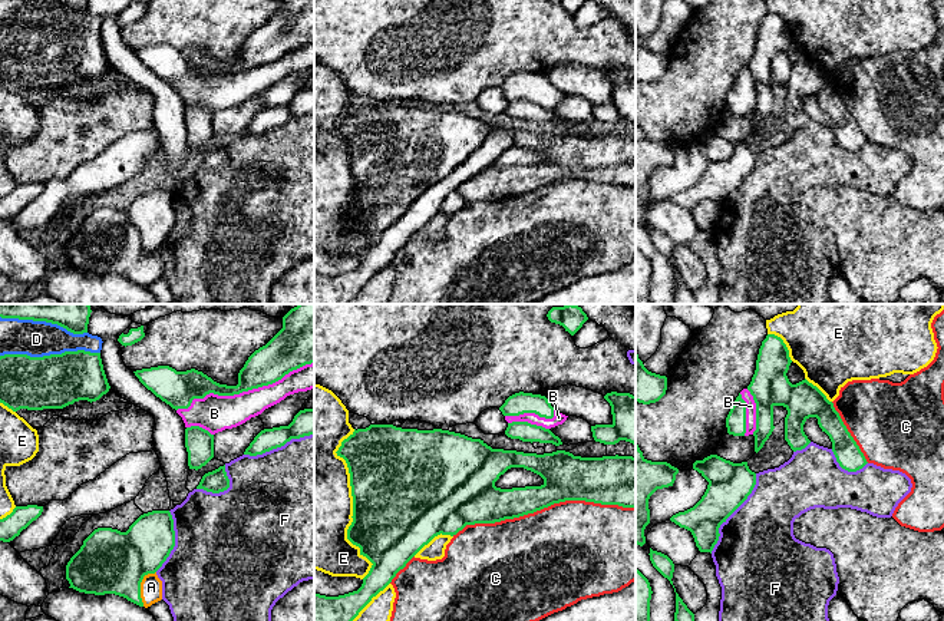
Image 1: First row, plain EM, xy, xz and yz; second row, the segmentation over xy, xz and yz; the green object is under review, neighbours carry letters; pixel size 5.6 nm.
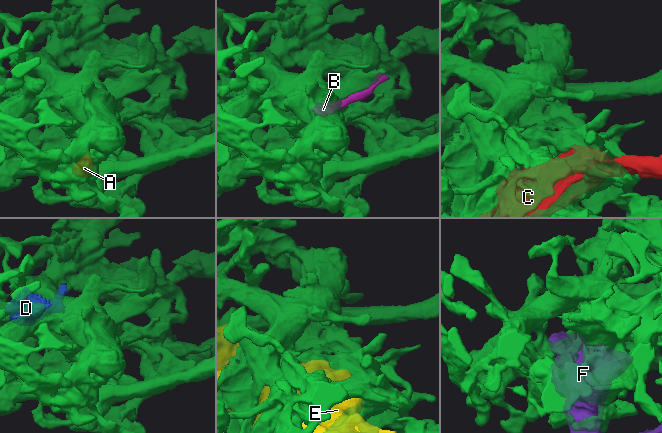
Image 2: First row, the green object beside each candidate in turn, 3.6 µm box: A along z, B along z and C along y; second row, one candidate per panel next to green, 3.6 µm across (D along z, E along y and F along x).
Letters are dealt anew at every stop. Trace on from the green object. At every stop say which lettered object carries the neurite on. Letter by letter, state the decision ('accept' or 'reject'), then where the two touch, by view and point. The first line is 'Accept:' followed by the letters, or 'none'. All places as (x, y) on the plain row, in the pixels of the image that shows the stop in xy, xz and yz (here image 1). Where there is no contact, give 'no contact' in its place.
Accept: A, B, D
A: accept; contact xy (139, 264)
B: accept; contact xy (244, 69)
C: reject; contact xz (543, 187)
D: accept; contact xy (50, 33)
E: reject; contact xz (353, 184)
F: reject; contact yz (732, 191)

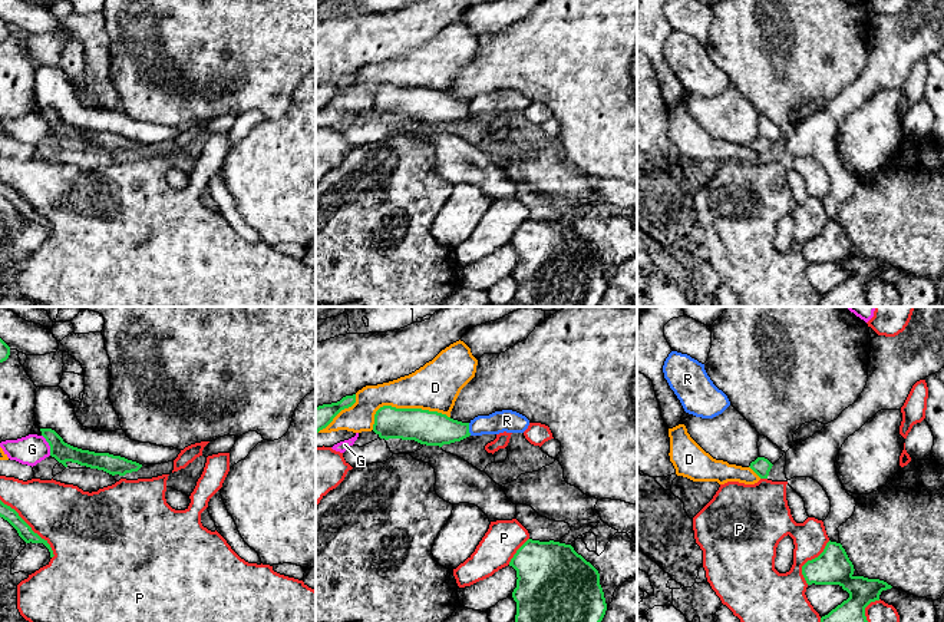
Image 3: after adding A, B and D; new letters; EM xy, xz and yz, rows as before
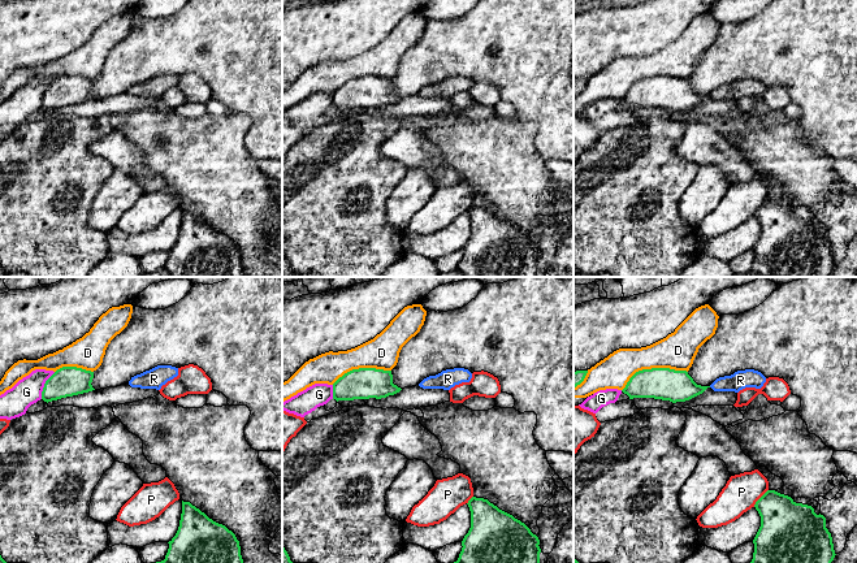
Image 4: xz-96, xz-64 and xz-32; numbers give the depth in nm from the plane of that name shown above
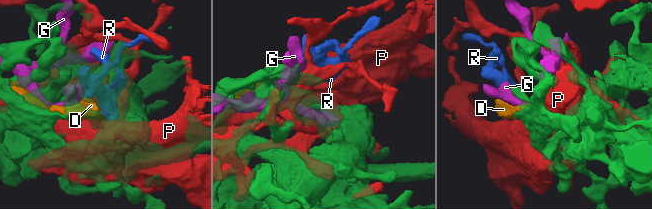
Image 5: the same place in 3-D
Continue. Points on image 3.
Accept: none
D: reject; contact xz (403, 88)
G: reject; contact xy (49, 123)
P: reject; contact xy (30, 207)
R: reject; contact xz (468, 108)

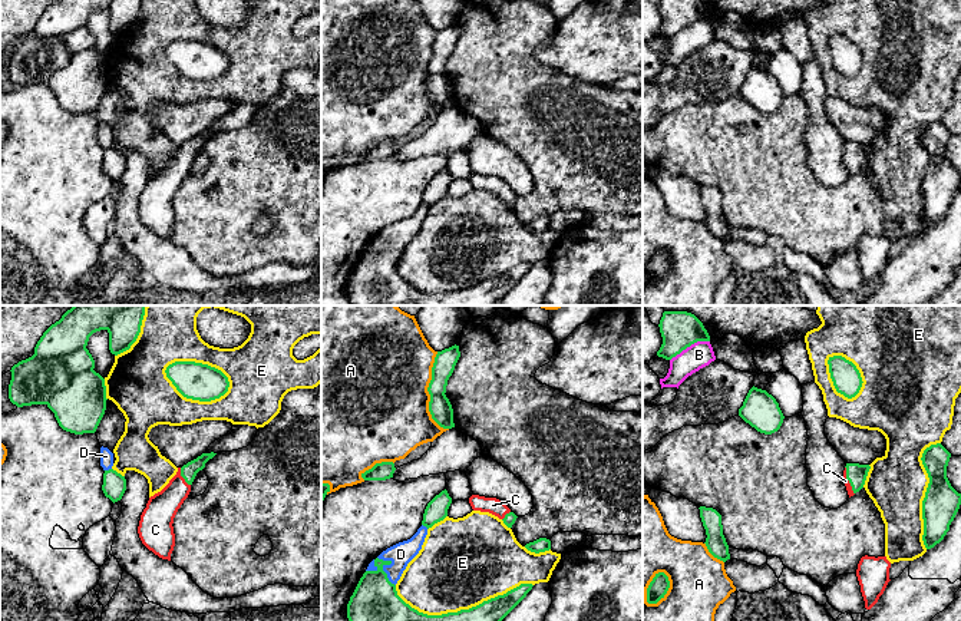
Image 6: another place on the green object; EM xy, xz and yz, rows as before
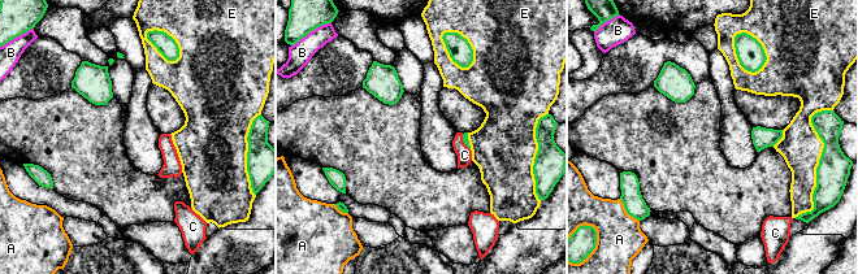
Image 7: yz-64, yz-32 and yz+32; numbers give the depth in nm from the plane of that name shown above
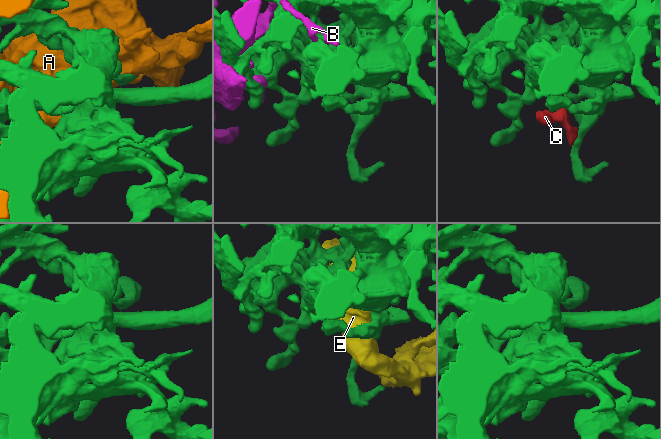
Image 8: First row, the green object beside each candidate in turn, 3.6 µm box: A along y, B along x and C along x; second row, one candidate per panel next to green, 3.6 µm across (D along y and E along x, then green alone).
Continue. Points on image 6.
Accept: C, D
A: reject; contact xz (429, 72)
B: reject; contact yz (689, 25)
C: accept; contact yz (848, 158)
D: accept; contact xz (382, 245)
E: reject; contact xy (200, 42)

